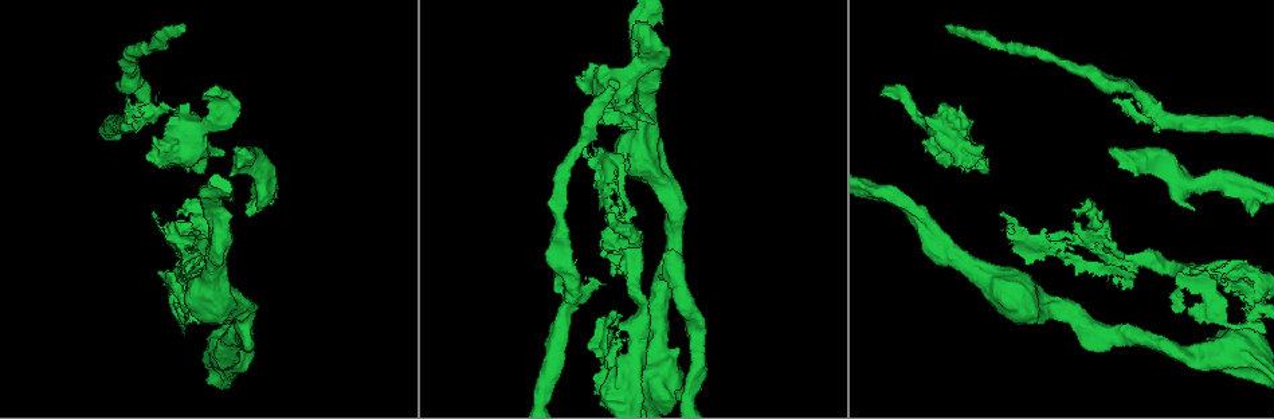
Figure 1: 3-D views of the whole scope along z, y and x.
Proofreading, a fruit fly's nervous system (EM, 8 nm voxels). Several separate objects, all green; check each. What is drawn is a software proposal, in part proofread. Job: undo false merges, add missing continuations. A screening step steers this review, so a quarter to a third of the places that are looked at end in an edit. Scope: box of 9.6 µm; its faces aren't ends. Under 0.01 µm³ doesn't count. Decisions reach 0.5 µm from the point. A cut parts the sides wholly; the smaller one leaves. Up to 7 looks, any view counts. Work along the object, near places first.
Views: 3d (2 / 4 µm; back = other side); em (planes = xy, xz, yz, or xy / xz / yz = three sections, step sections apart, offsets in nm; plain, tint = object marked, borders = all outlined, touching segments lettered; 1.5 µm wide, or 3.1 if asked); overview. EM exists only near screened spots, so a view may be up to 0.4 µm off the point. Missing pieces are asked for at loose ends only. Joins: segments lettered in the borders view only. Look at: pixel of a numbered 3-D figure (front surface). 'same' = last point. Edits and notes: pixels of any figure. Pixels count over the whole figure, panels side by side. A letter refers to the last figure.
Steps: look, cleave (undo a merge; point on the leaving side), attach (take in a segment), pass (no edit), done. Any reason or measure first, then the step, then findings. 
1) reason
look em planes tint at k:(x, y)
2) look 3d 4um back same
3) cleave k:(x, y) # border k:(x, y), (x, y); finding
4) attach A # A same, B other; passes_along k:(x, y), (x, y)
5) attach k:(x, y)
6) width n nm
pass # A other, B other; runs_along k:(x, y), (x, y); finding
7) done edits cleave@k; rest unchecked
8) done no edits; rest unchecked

free end
look em yz step 8 tint at 1:(236, 119)

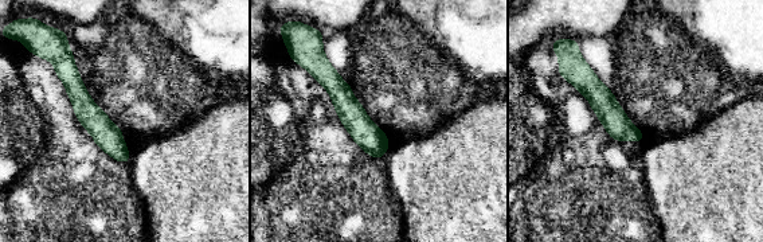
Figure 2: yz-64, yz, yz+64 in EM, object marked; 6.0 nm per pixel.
another direction
look em xz step 4 borders same

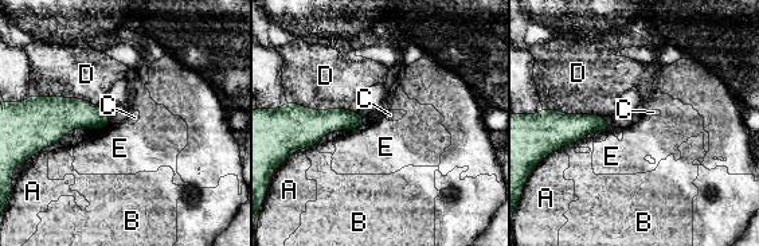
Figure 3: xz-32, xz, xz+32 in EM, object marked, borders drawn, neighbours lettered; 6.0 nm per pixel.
pass # A other, B other, C other, D other, E other; border 3:(293, 102), (359, 113); none of them fits

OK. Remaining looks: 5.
free end
look em planes borders at 1:(948, 26)

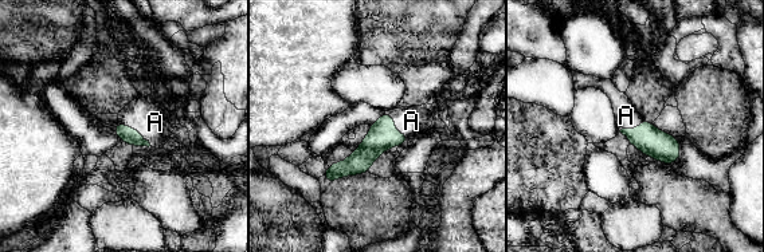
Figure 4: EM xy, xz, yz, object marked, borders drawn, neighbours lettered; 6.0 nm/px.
attach A # A same; passes_along 4:(130, 136), (136, 129), (155, 122); the cell continues

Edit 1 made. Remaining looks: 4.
look 3d 4um at 1:(574, 292)

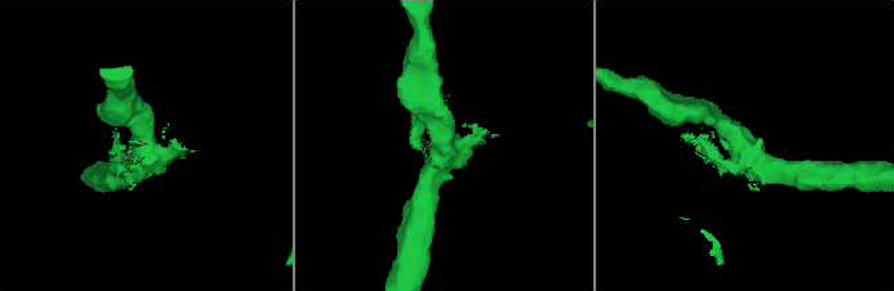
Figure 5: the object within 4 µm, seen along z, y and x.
need the tissue
look em planes borders at 5:(146, 147)

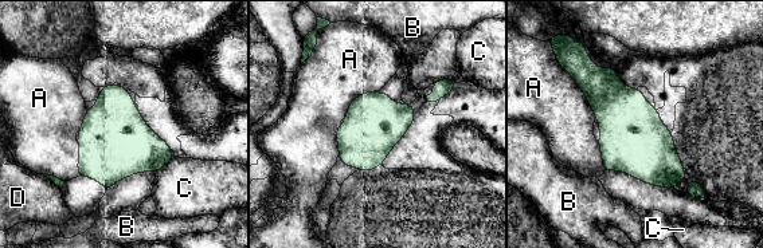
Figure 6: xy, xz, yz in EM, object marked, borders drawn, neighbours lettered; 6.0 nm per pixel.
pass # A other, B other, C other, D other; border 6:(77, 141), (78, 176); continuous, no second cell

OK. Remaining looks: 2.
done edits attach@4; rest unchecked

